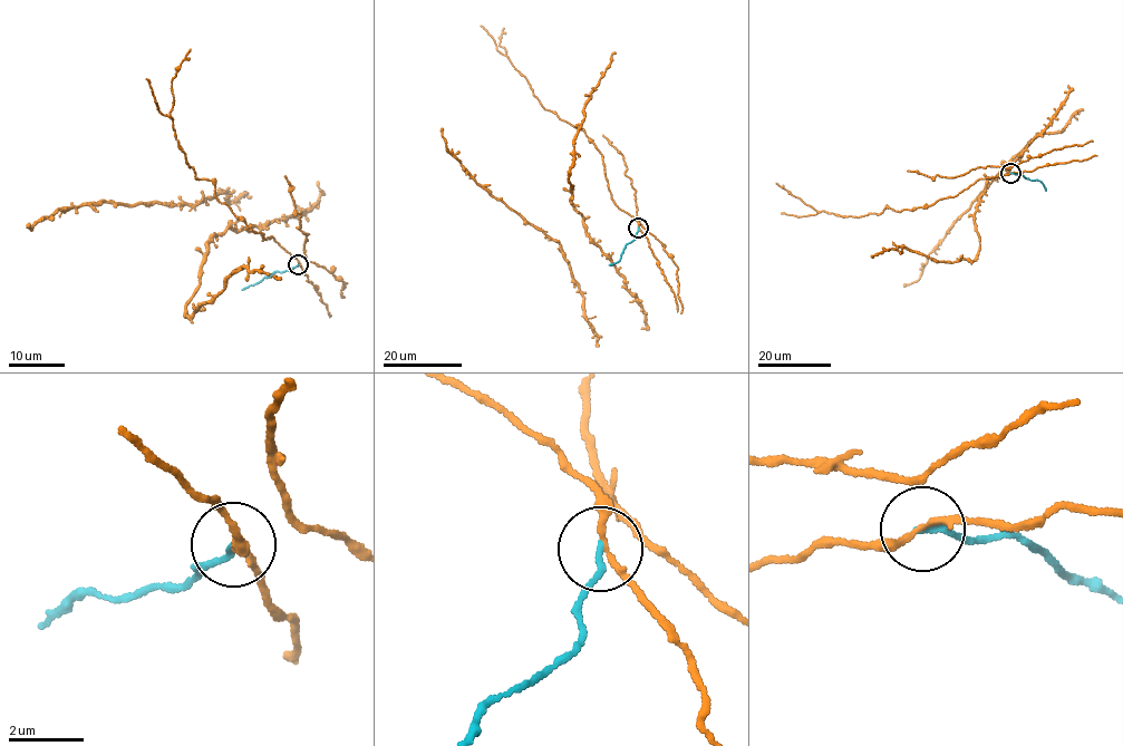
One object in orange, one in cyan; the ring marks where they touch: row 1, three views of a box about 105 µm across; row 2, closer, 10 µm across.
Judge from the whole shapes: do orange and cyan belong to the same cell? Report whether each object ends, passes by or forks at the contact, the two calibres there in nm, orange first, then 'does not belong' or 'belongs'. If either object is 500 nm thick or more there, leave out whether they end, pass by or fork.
orange passes by | cyan ends | 150/170 nm | does not belong

